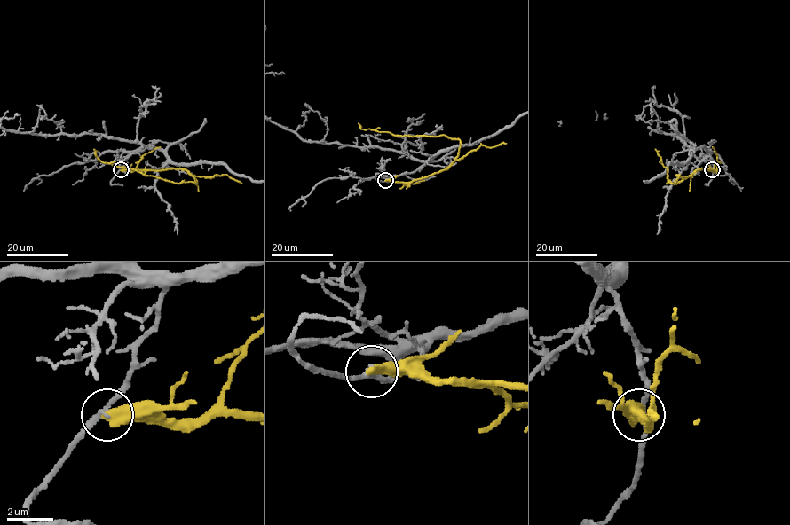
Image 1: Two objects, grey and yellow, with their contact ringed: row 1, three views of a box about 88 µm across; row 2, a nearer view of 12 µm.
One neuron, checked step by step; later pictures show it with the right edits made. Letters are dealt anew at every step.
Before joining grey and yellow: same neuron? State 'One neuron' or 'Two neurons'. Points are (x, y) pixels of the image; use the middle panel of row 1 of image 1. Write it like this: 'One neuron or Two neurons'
Two neurons

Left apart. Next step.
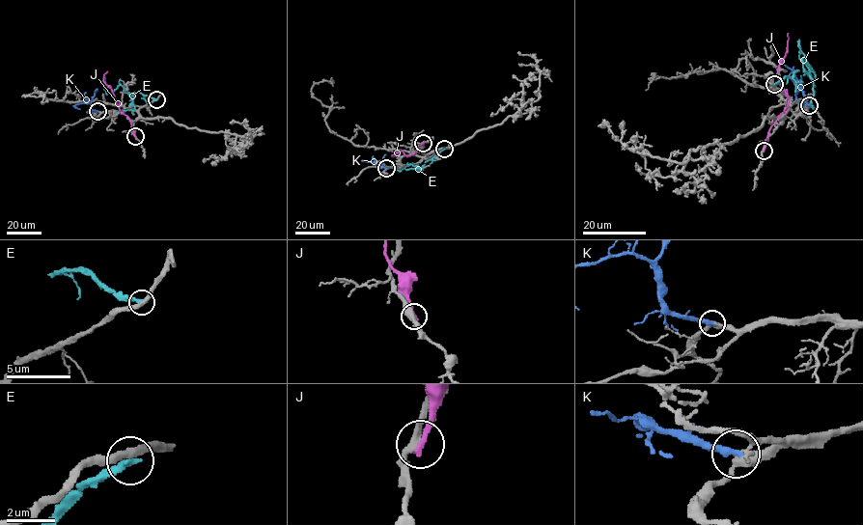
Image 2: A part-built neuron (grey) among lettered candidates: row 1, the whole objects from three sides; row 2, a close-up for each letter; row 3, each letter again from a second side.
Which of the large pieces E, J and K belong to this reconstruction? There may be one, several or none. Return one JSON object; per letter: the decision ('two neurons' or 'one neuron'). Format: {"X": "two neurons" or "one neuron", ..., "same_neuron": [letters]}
{"E": "two neurons", "J": "two neurons", "K": "one neuron", "same_neuron": ["K"]}

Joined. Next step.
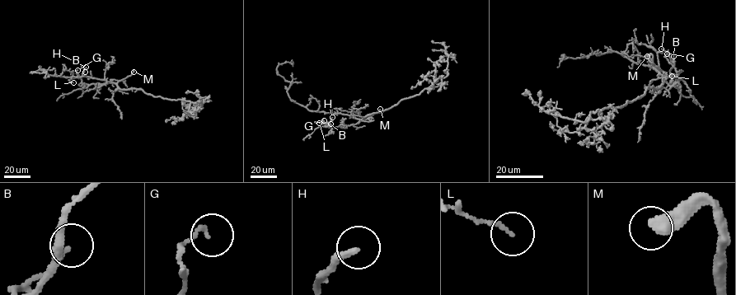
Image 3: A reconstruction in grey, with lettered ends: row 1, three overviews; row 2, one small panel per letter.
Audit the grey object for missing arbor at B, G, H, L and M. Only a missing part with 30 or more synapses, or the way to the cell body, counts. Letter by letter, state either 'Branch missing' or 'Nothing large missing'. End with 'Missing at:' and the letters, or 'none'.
B: Nothing large missing
G: Nothing large missing
H: Nothing large missing
L: Nothing large missing
M: Branch missing
Missing at: M

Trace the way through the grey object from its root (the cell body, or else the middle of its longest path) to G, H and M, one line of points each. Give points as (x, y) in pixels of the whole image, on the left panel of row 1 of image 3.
G: (119, 87), (111, 82), (83, 83), (77, 73), (77, 70)
H: (119, 87), (111, 82), (83, 83), (81, 77), (86, 67)
M: (119, 87), (117, 82), (133, 72)

